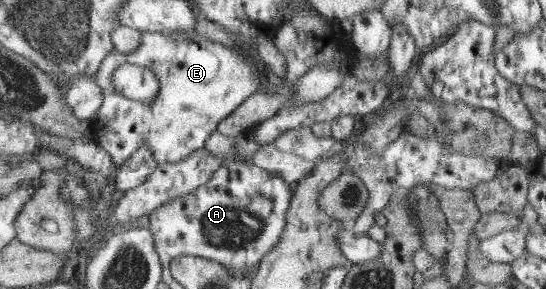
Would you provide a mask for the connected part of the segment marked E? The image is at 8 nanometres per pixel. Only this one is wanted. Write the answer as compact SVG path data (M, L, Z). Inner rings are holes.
M143 32L139 47L130 54L122 54L112 50L104 59L99 74L94 78L103 89L104 101L100 111L91 118L91 131L104 149L113 157L118 166L127 162L145 143L151 148L160 164L182 162L190 158L193 151L202 150L208 137L217 130L235 109L242 106L252 94L265 88L262 80L260 65L257 61L246 58L238 52L207 38L196 36L195 41L183 39L182 34L177 38L168 36L168 32ZM133 64L150 69L160 81L160 91L153 102L136 102L135 99L124 97L114 87L114 73L122 65Z

